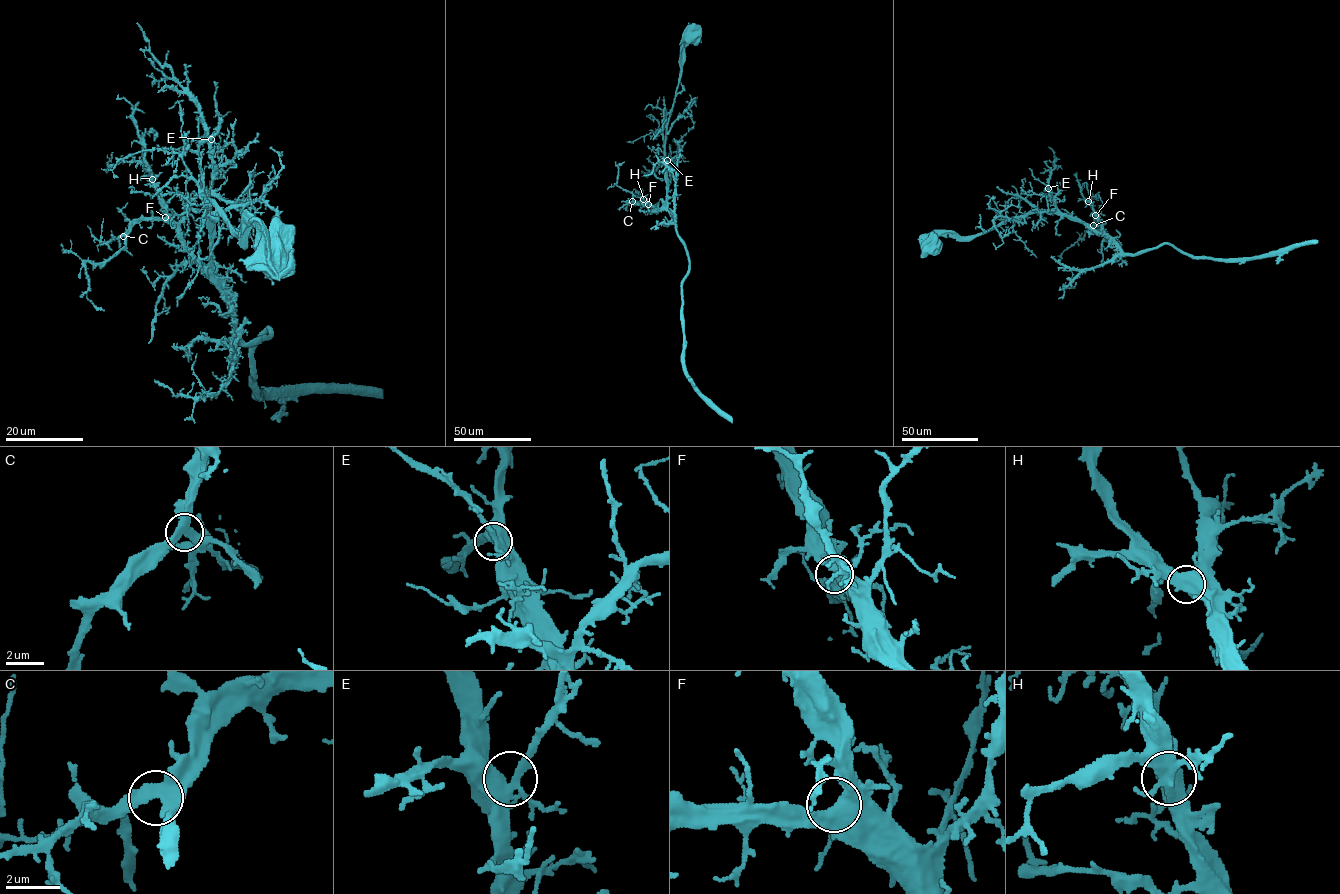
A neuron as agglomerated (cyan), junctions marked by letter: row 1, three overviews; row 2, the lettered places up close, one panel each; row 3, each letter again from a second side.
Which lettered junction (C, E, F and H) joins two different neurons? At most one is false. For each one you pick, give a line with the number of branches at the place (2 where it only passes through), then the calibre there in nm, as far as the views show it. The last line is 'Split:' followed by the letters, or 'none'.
Split: none

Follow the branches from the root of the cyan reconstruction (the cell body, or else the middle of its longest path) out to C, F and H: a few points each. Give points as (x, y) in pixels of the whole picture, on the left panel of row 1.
C: (272, 255), (253, 219), (238, 237), (204, 196), (208, 264), (196, 263), (164, 220), (140, 219), (123, 236)
F: (272, 255), (270, 240), (253, 219), (245, 237), (238, 237), (203, 196), (211, 261), (199, 265), (165, 217)
H: (272, 255), (270, 240), (253, 219), (245, 237), (238, 237), (203, 196), (211, 261), (199, 265), (152, 179)

